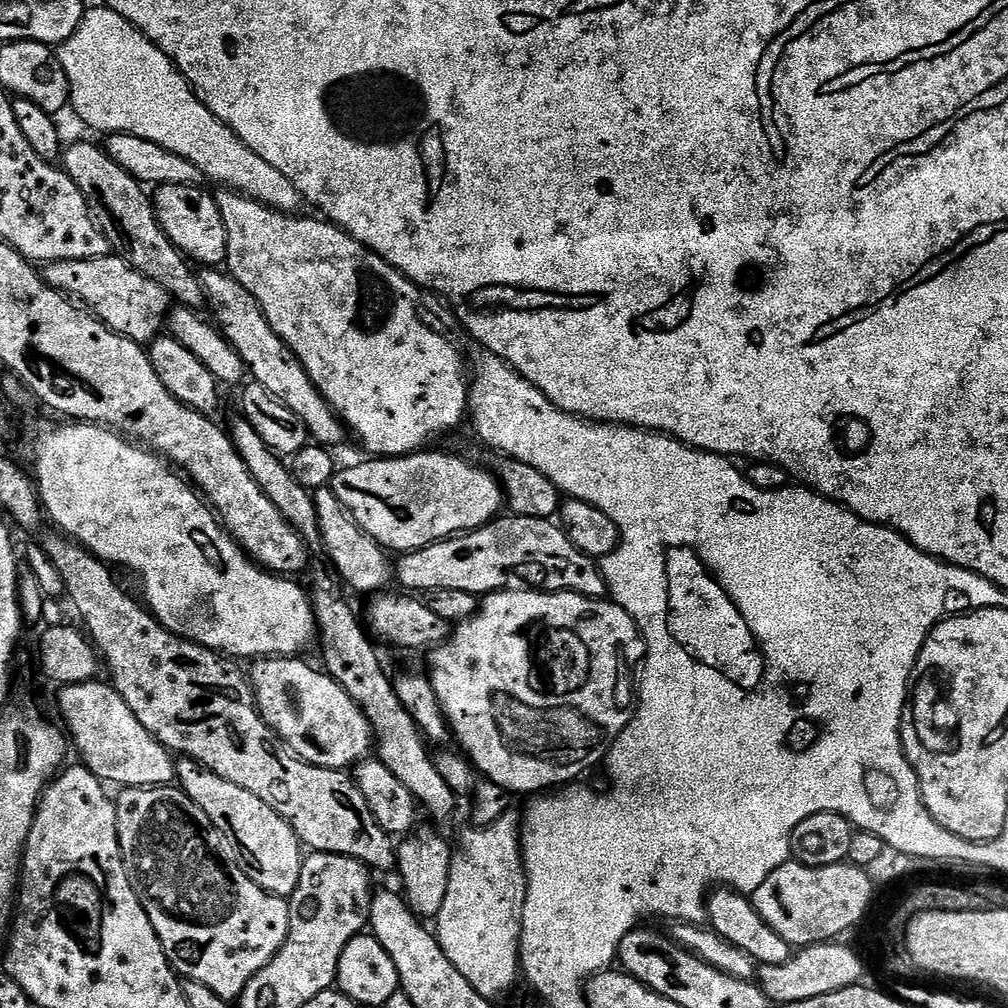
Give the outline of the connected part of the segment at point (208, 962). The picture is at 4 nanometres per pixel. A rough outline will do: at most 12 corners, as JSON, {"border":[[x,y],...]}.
{"border":[[176,786],[124,788],[120,852],[166,958],[235,1002],[288,900]]}

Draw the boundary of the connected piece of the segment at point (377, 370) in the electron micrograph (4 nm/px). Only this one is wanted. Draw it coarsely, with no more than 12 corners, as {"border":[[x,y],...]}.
{"border":[[215,197],[230,275],[376,458],[469,415],[418,289],[324,218]]}

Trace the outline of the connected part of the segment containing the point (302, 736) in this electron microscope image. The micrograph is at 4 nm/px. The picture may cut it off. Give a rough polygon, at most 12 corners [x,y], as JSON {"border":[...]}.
{"border":[[260,658],[256,709],[291,755],[351,769],[368,719],[304,658]]}

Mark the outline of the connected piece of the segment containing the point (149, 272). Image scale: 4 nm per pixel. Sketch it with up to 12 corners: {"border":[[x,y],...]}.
{"border":[[67,145],[62,168],[128,263],[177,305],[203,283],[161,230],[149,193],[101,145]]}

